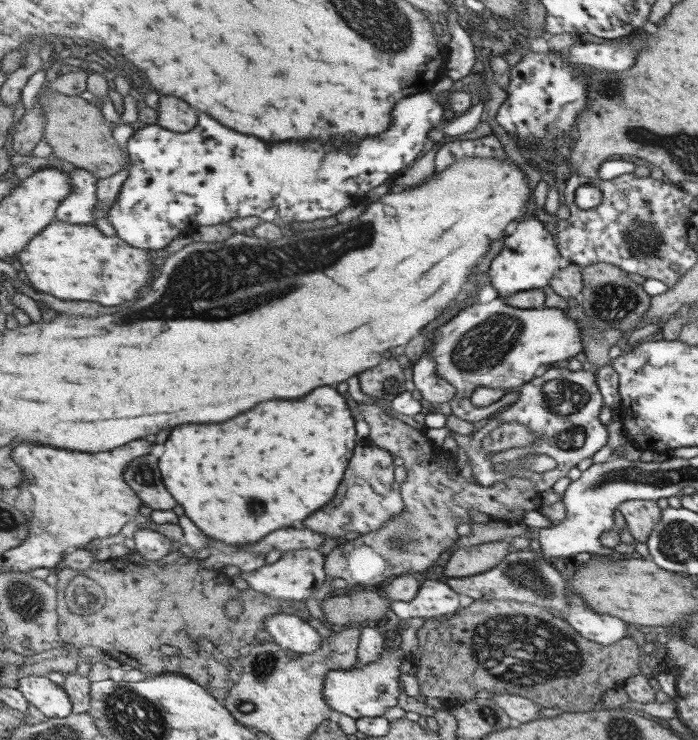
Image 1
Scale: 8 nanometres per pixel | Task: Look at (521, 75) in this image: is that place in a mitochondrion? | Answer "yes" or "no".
no

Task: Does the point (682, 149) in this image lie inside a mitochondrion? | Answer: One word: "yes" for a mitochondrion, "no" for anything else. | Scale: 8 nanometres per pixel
yes

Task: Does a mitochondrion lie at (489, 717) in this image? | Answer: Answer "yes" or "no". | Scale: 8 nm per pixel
yes

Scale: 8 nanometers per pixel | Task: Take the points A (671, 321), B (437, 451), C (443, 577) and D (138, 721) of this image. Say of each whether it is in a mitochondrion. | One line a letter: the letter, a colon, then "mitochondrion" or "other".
A: other
B: other
C: other
D: mitochondrion

